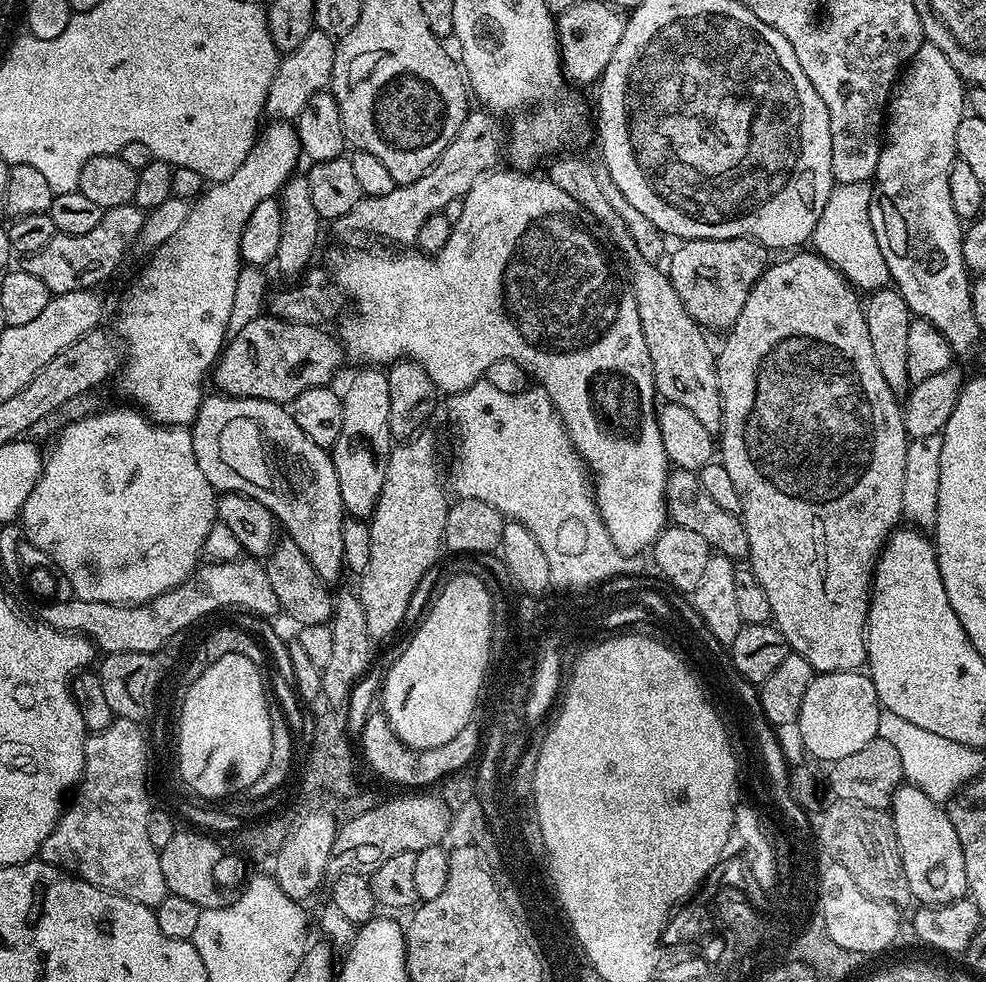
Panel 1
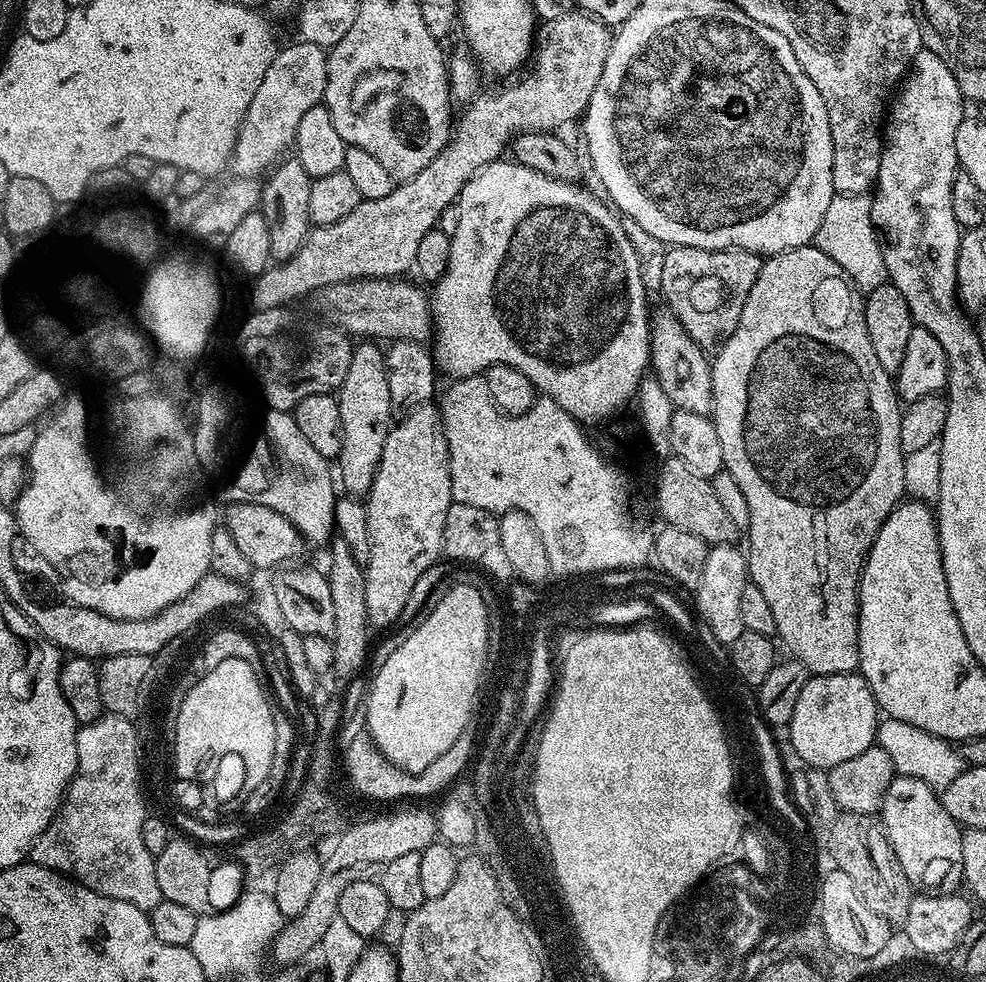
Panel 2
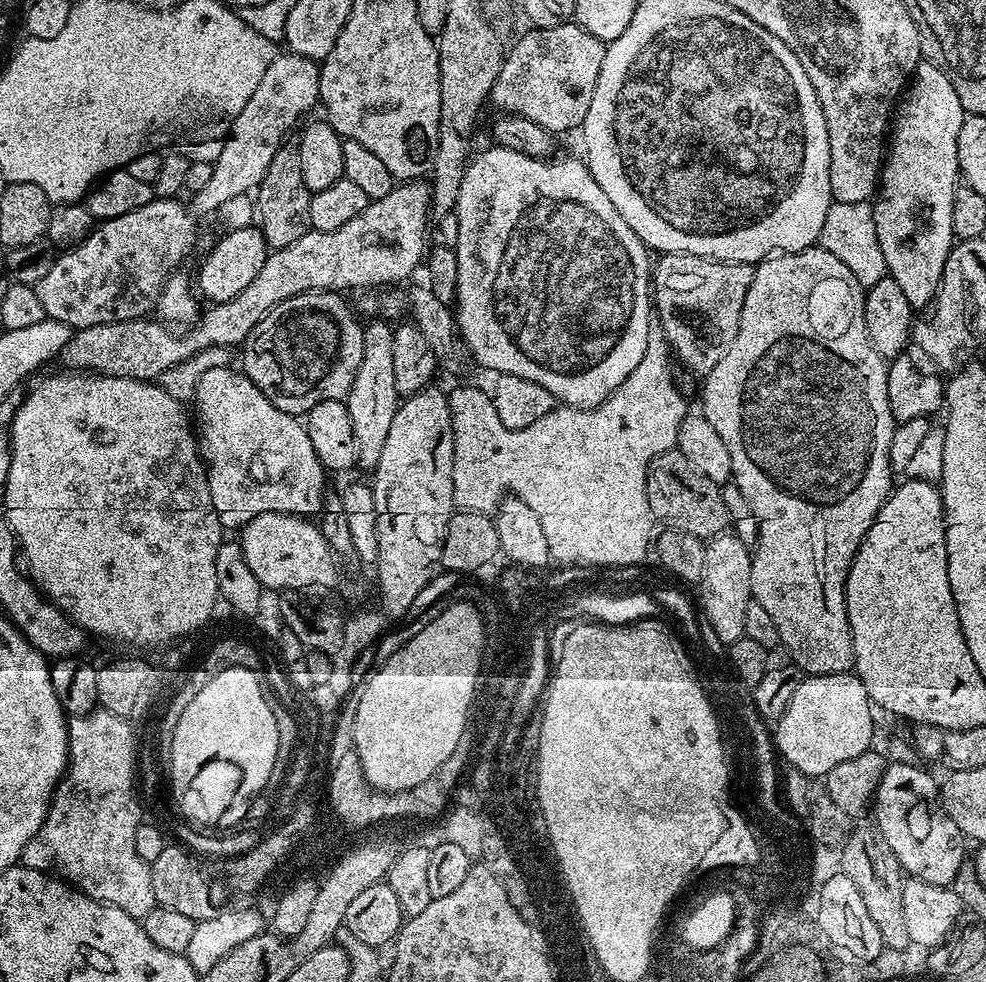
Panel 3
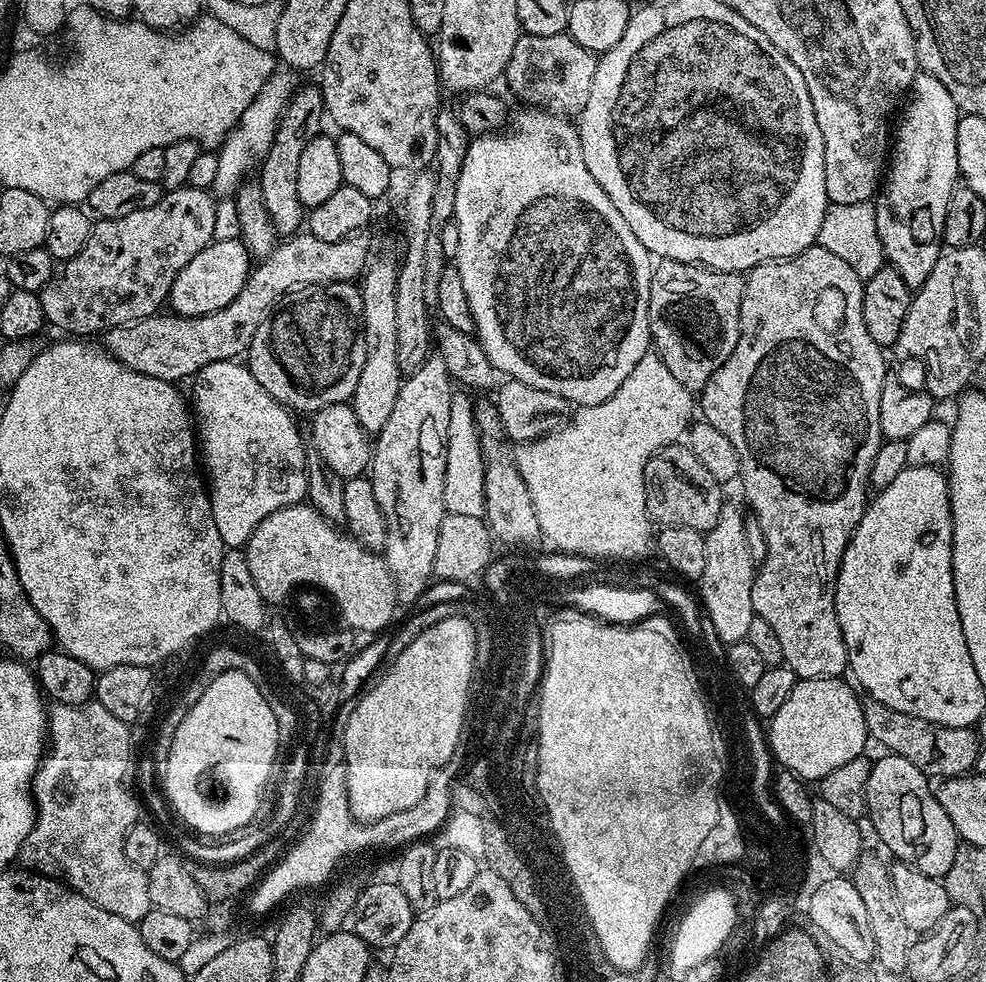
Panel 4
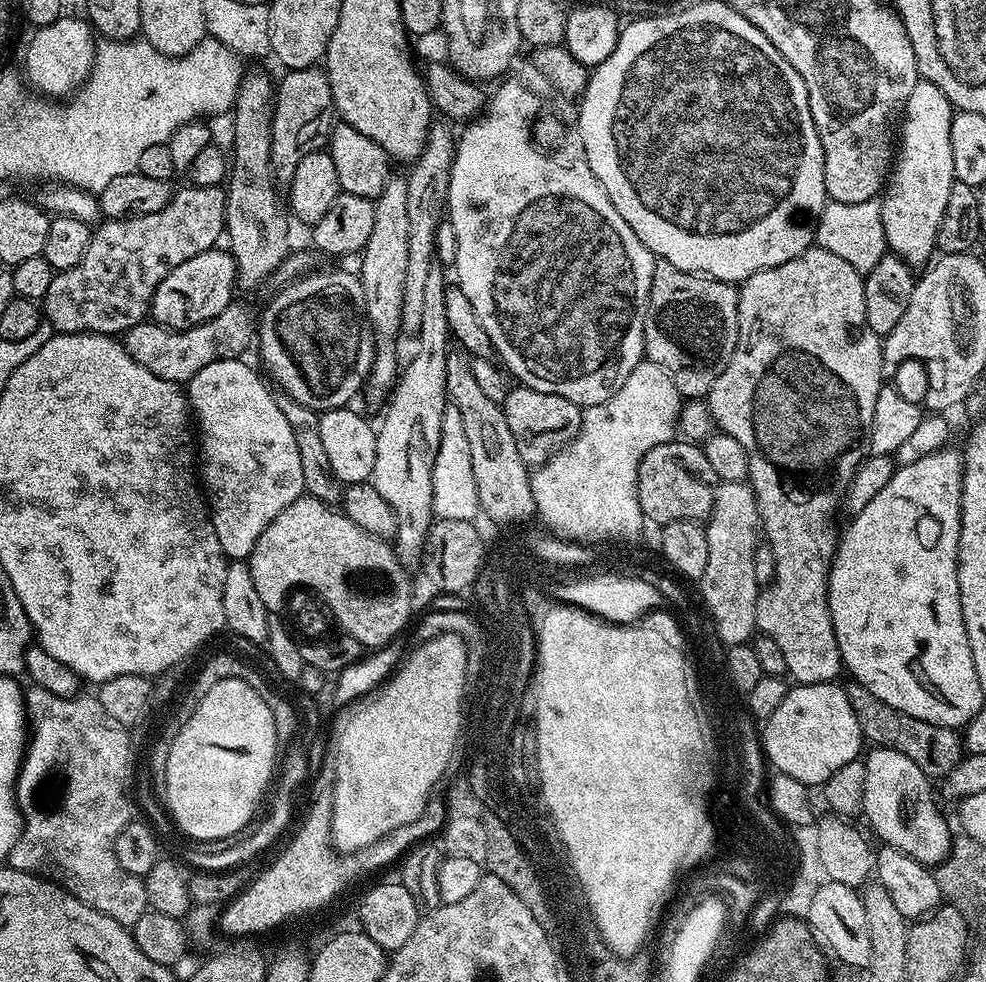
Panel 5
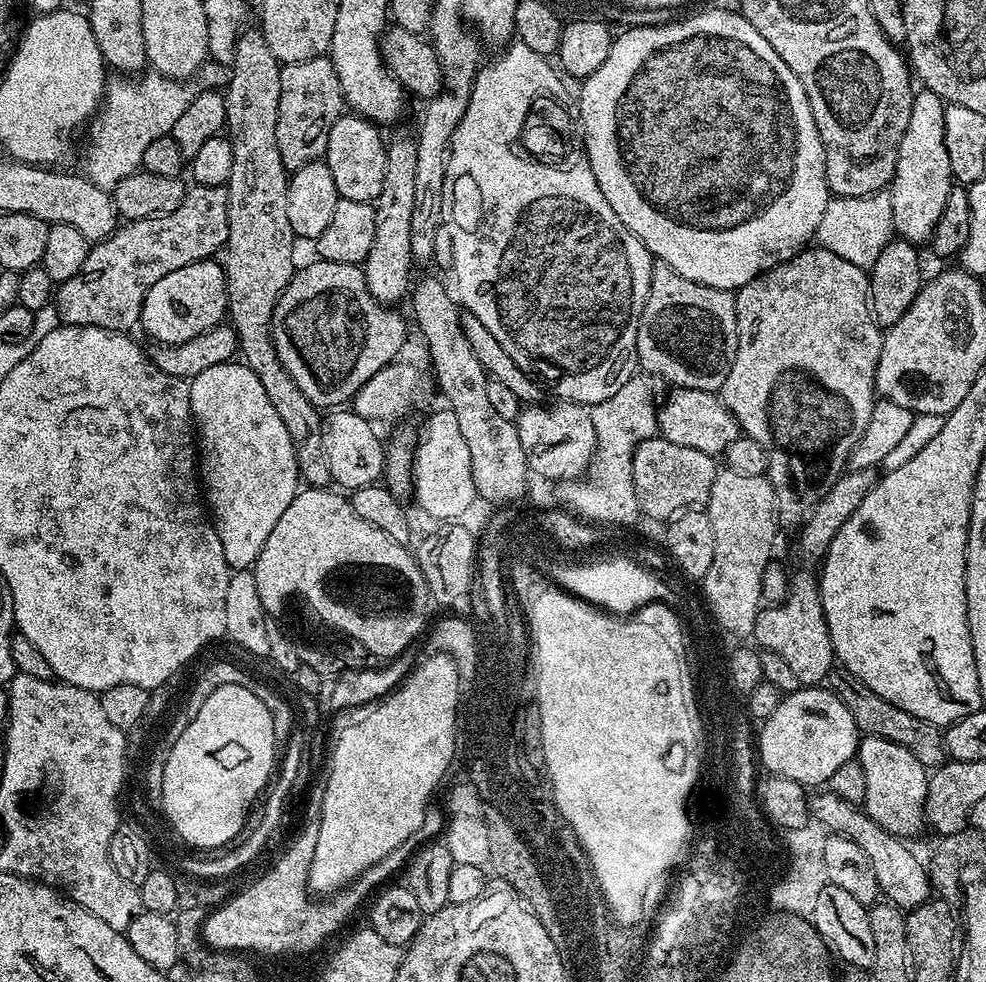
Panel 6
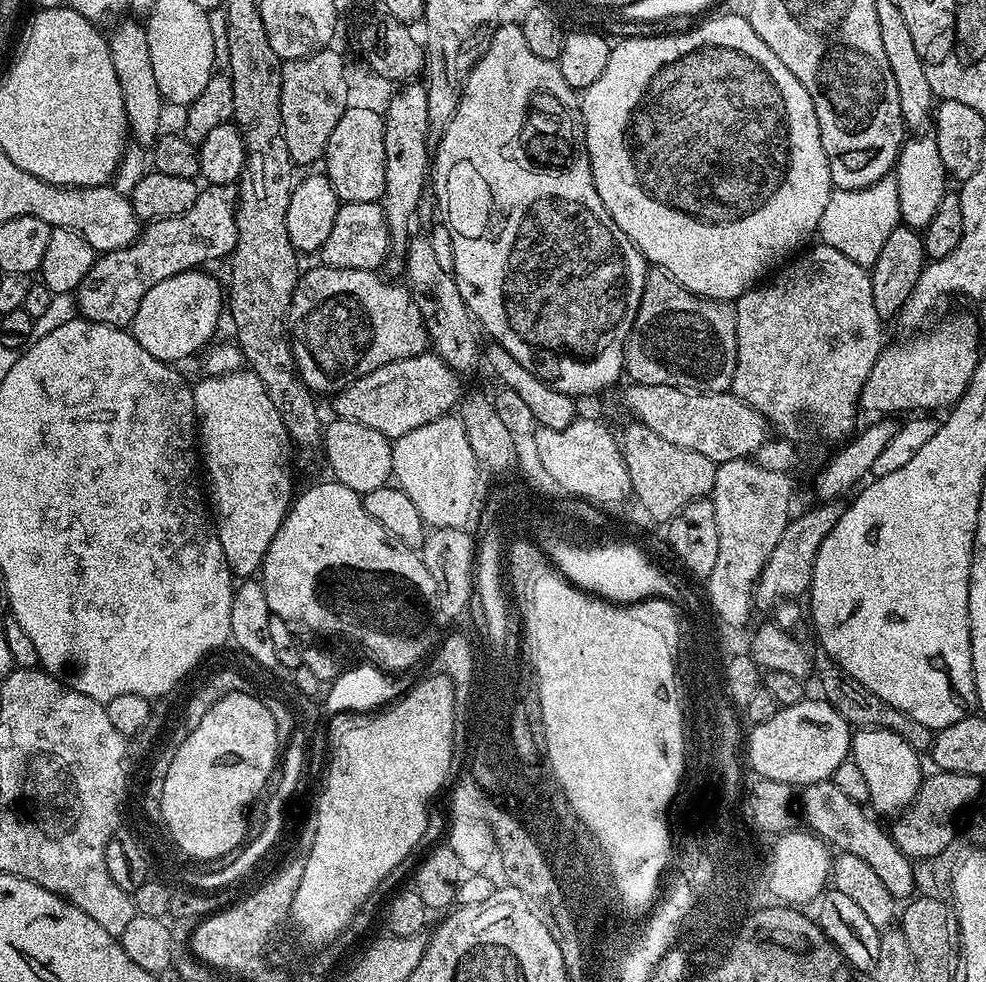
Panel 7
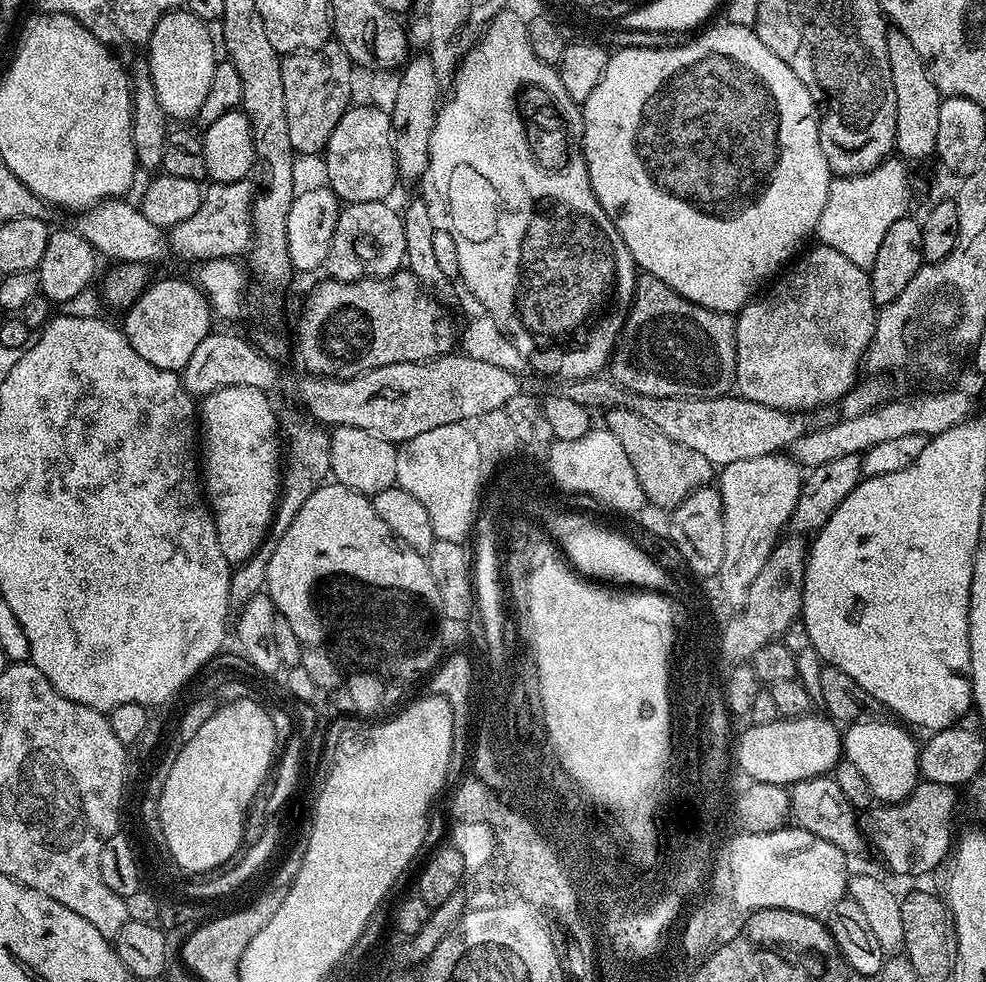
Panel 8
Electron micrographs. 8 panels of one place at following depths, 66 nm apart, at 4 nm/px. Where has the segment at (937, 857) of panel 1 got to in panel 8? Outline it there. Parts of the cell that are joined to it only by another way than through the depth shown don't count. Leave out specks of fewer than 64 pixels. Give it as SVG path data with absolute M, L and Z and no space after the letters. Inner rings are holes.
M861 718L843 729L842 756L843 759L854 762L854 766L858 766L877 801L885 805L897 804L907 799L921 779L918 740L908 733L911 731L907 727L891 719L872 719L876 718Z

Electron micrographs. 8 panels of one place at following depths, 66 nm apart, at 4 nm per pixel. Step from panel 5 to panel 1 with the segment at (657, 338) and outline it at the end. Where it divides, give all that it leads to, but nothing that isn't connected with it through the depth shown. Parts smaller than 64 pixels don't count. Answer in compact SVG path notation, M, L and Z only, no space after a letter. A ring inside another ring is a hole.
M748 236L686 240L675 246L677 248L673 250L668 264L666 263L666 271L668 281L674 286L678 298L682 298L686 311L705 330L731 329L738 314L742 314L742 306L752 285L769 263L769 249Z

